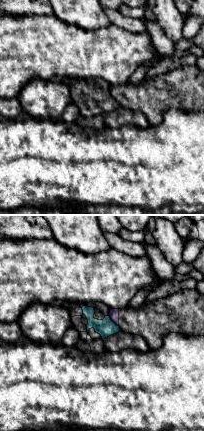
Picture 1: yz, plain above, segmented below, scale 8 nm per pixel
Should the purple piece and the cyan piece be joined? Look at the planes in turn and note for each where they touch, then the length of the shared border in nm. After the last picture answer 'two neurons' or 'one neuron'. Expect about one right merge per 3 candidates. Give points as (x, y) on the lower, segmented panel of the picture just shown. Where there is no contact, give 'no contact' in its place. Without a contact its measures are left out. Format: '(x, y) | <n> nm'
(112, 320) | 110 nm

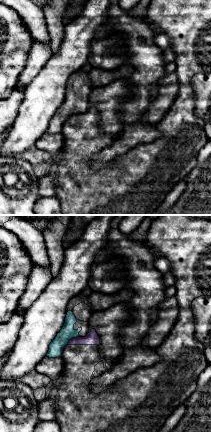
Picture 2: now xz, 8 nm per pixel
(72, 339) | 110 nm

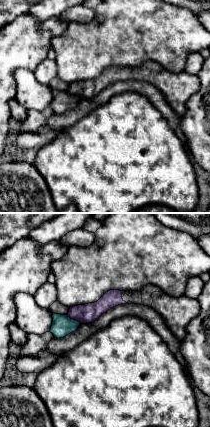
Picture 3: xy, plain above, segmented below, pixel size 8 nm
(74, 319) | 130 nm

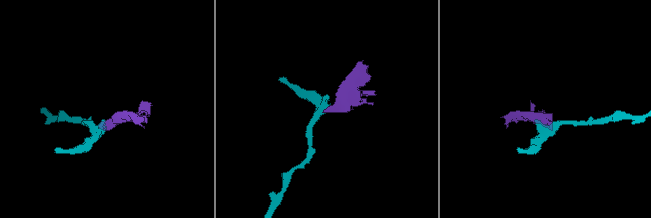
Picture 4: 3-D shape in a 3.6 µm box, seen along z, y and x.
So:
two neurons

